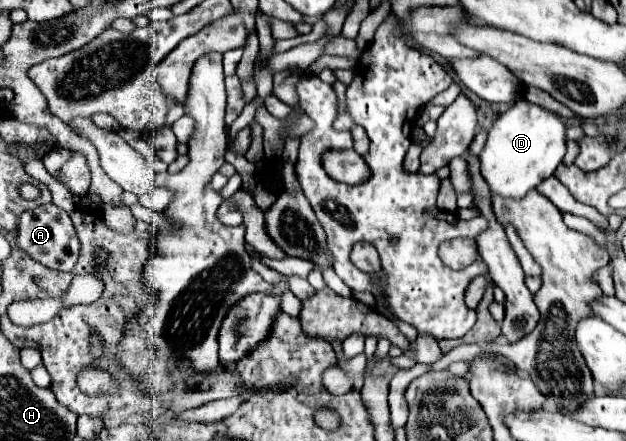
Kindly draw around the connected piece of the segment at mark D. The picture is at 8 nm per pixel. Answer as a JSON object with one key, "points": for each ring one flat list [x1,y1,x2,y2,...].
{"points":[[521,99,513,103,505,113,501,113,489,129,485,149,479,155,481,175,485,177,493,193,521,199,529,189,537,187,541,181,553,175,557,165,563,161,565,151,567,139,565,123,561,121,561,117]]}

